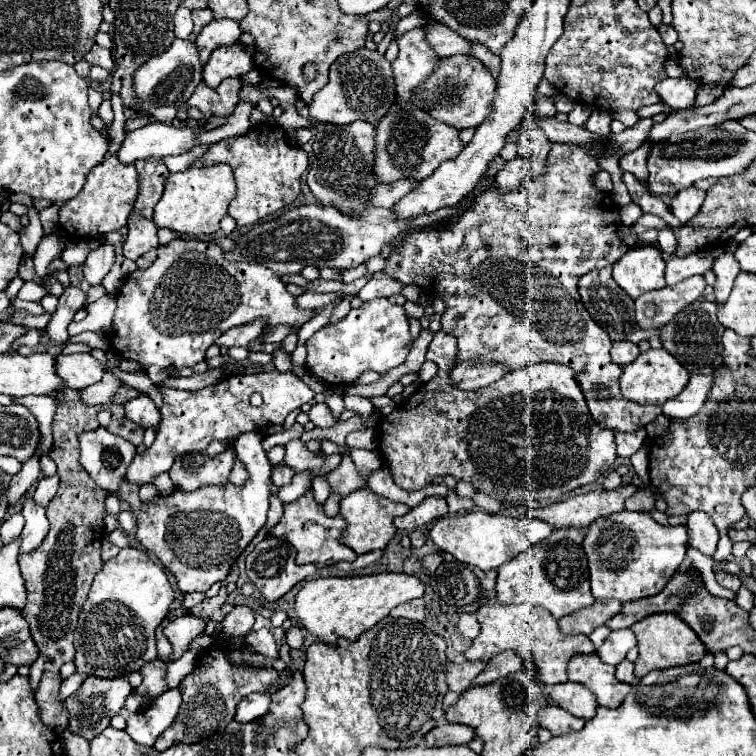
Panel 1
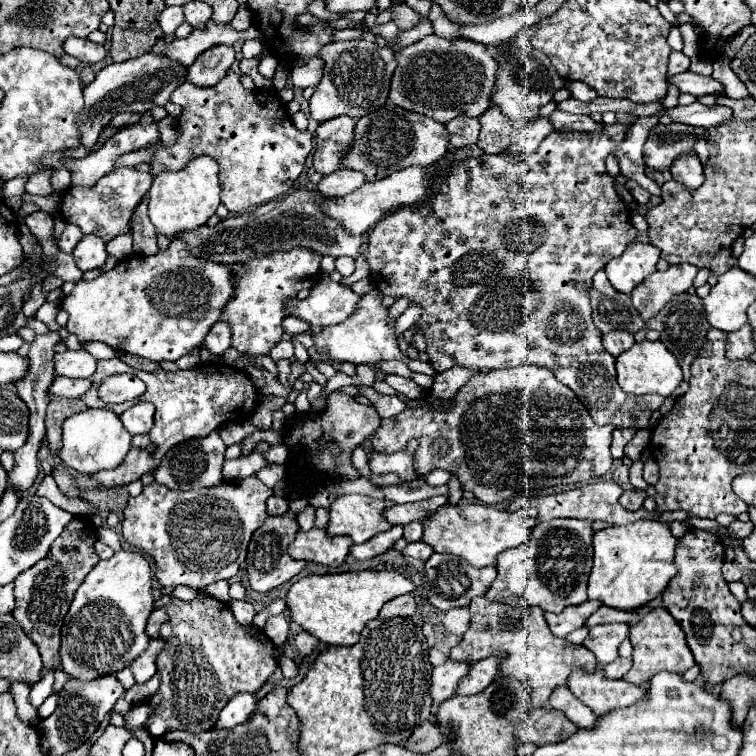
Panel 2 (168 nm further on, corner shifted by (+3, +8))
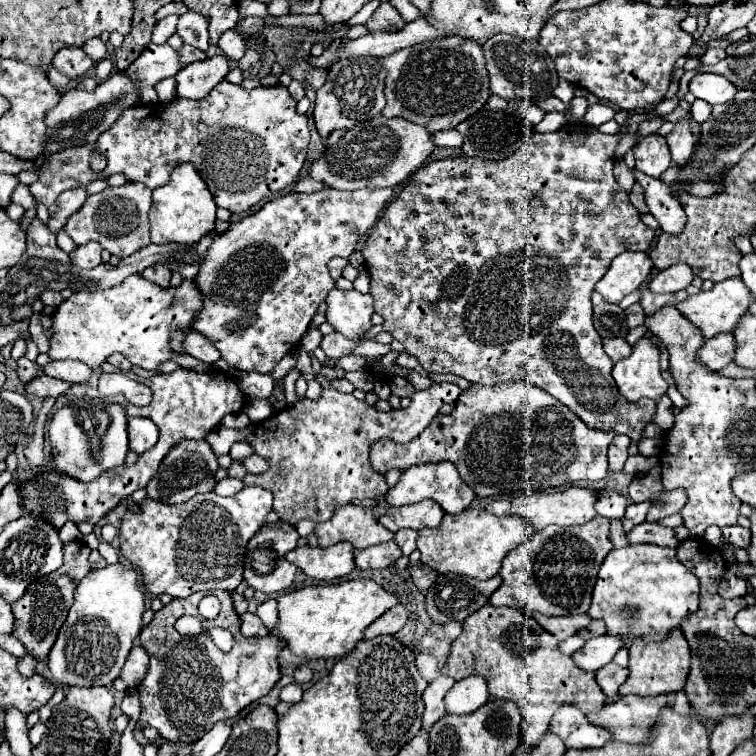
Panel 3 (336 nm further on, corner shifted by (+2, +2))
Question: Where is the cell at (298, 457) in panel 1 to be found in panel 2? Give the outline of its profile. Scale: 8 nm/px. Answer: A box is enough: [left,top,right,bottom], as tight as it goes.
[263,444,289,464]

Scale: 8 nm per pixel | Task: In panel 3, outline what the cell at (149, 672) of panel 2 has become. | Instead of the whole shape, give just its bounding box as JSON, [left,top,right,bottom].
[120,646,150,690]

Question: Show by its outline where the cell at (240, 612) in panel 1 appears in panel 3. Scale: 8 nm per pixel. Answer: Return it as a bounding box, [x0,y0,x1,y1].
[240,612,268,636]

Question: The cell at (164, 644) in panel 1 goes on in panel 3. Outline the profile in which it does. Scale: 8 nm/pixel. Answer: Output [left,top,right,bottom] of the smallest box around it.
[138,590,282,742]

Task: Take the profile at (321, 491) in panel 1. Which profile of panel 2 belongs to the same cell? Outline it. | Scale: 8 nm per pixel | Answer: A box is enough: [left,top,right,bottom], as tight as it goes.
[296,504,316,532]

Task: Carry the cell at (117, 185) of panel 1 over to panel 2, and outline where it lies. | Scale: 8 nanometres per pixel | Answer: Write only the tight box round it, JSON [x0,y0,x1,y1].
[61,168,153,242]

